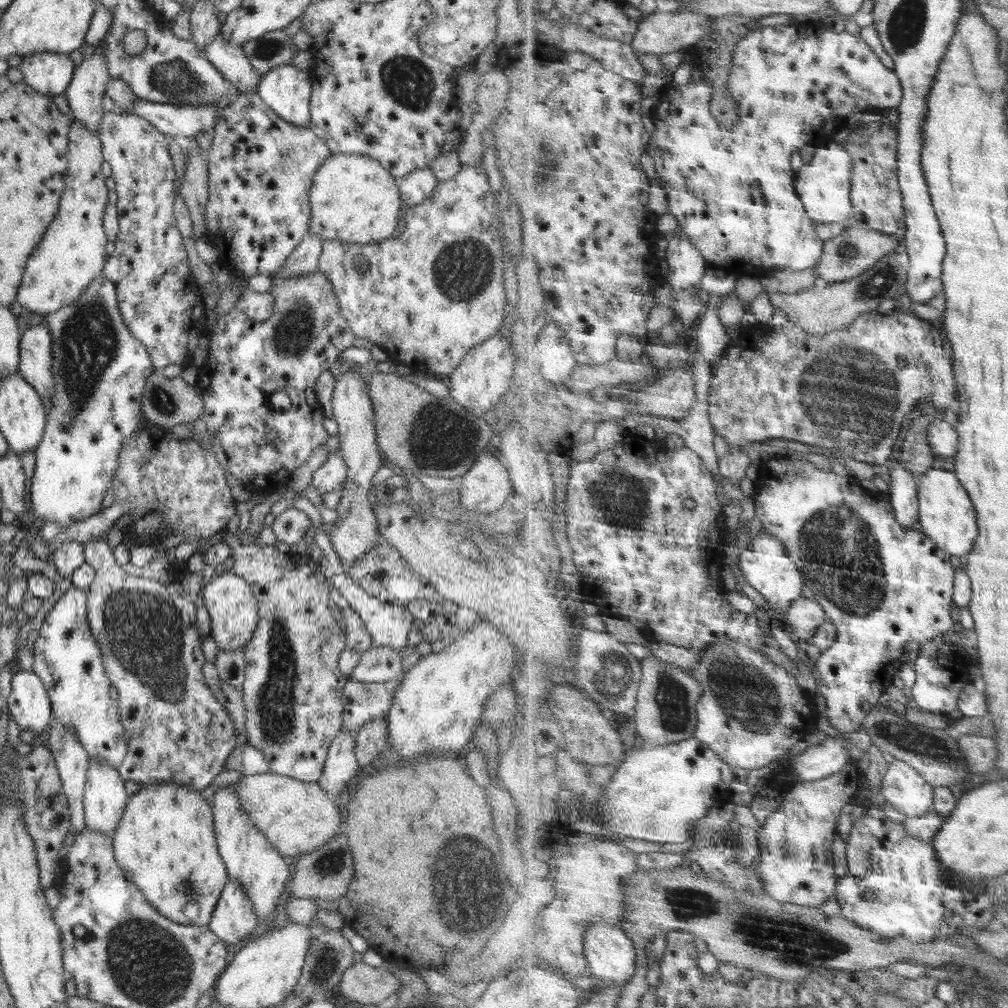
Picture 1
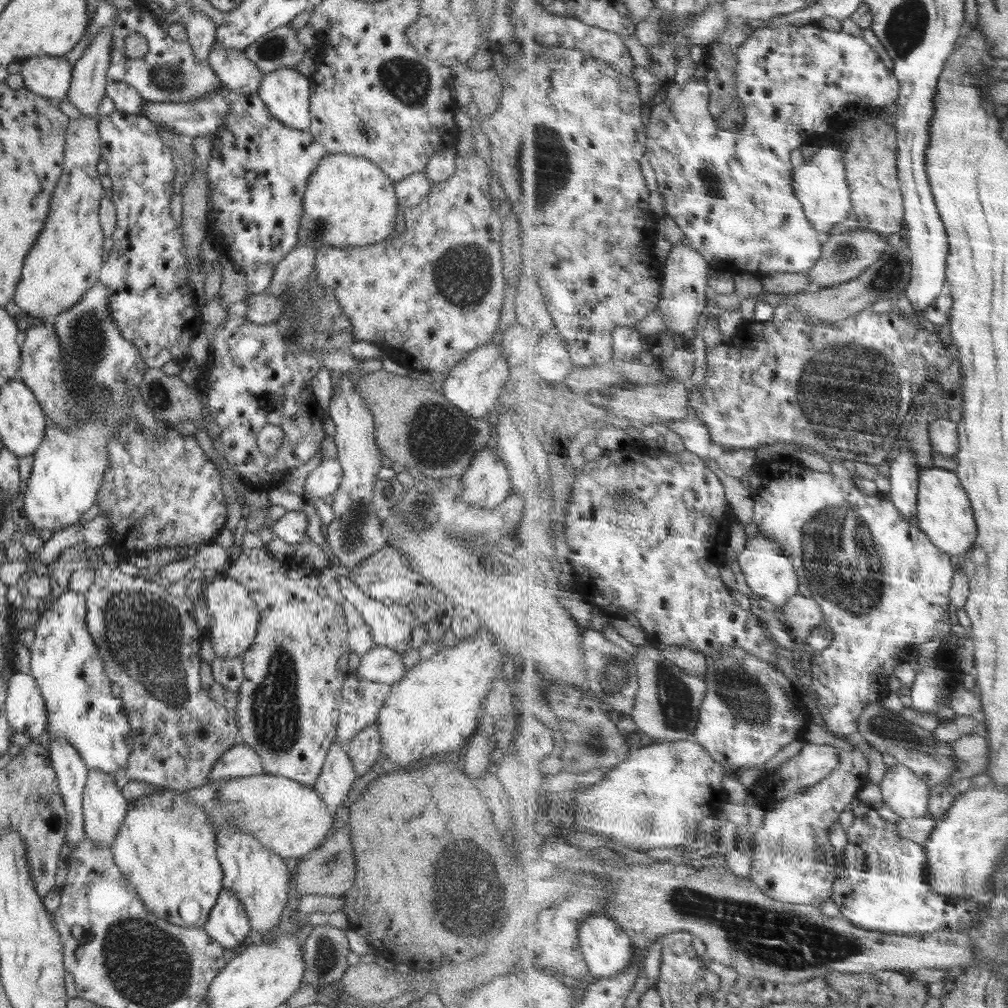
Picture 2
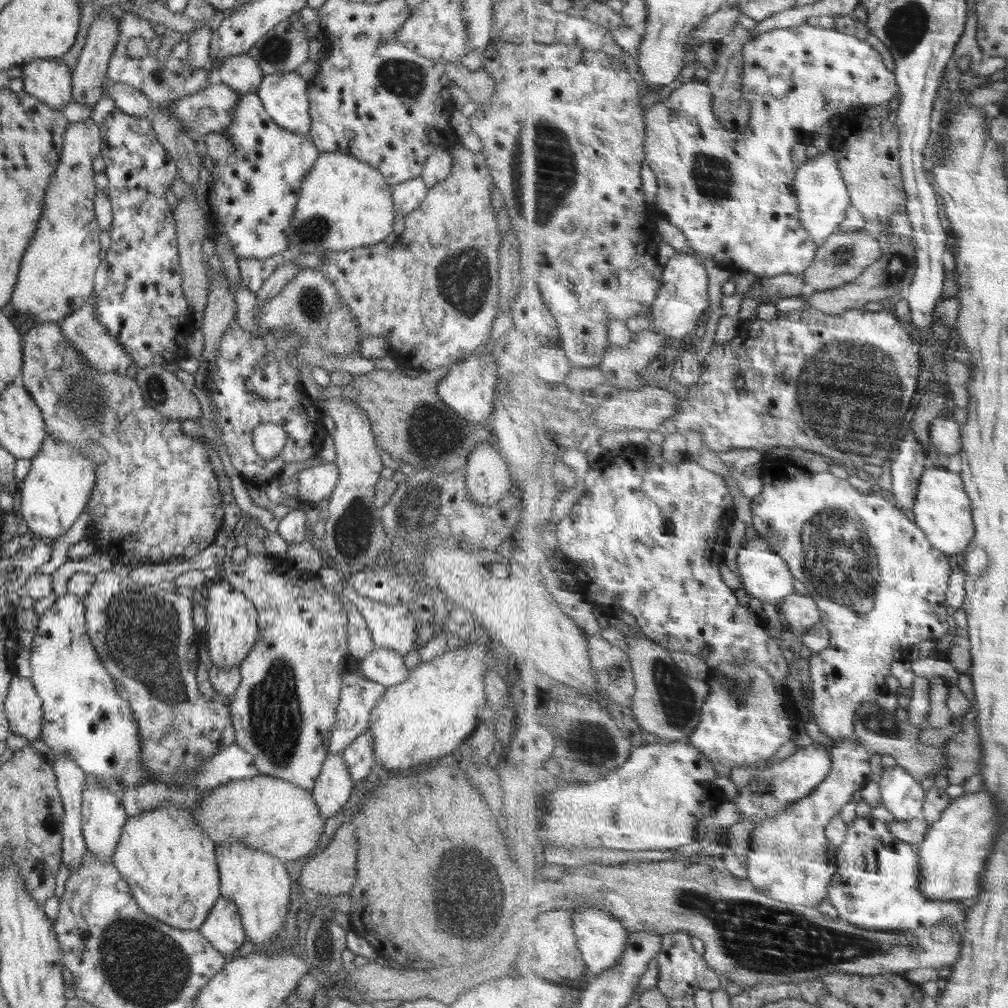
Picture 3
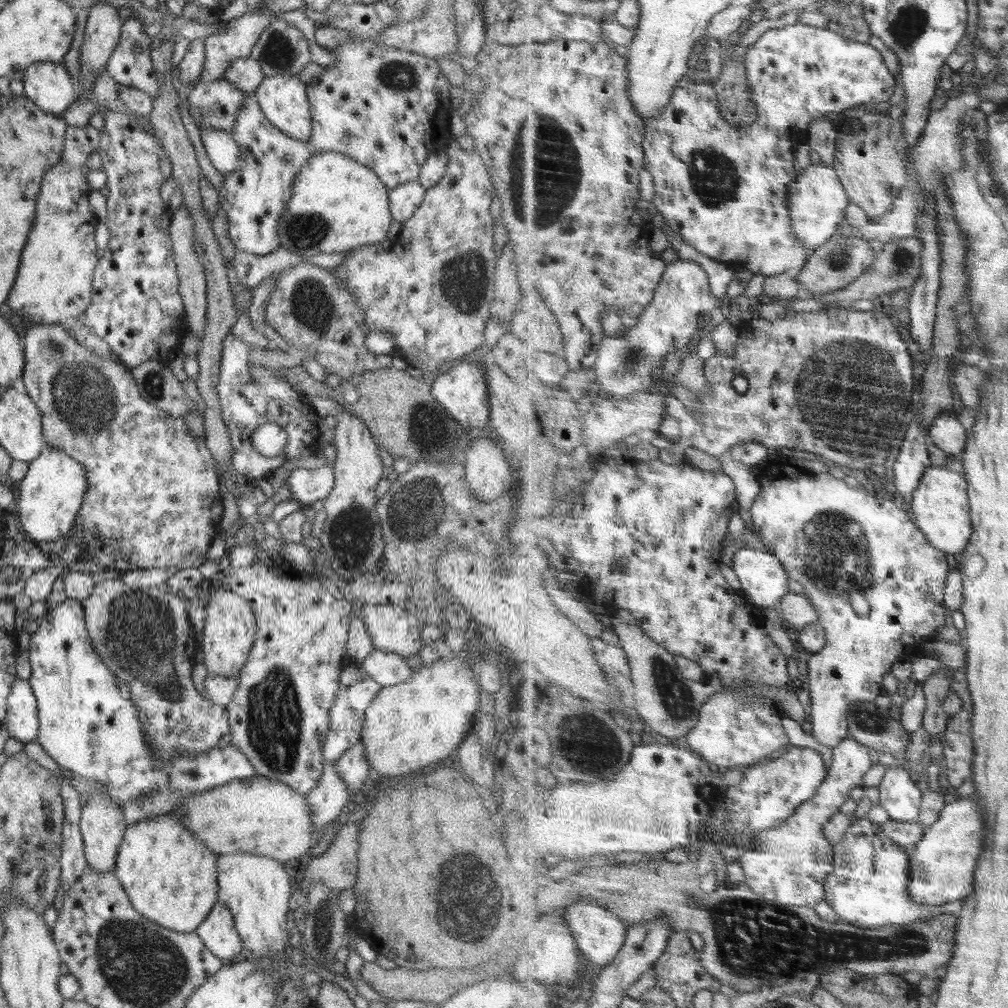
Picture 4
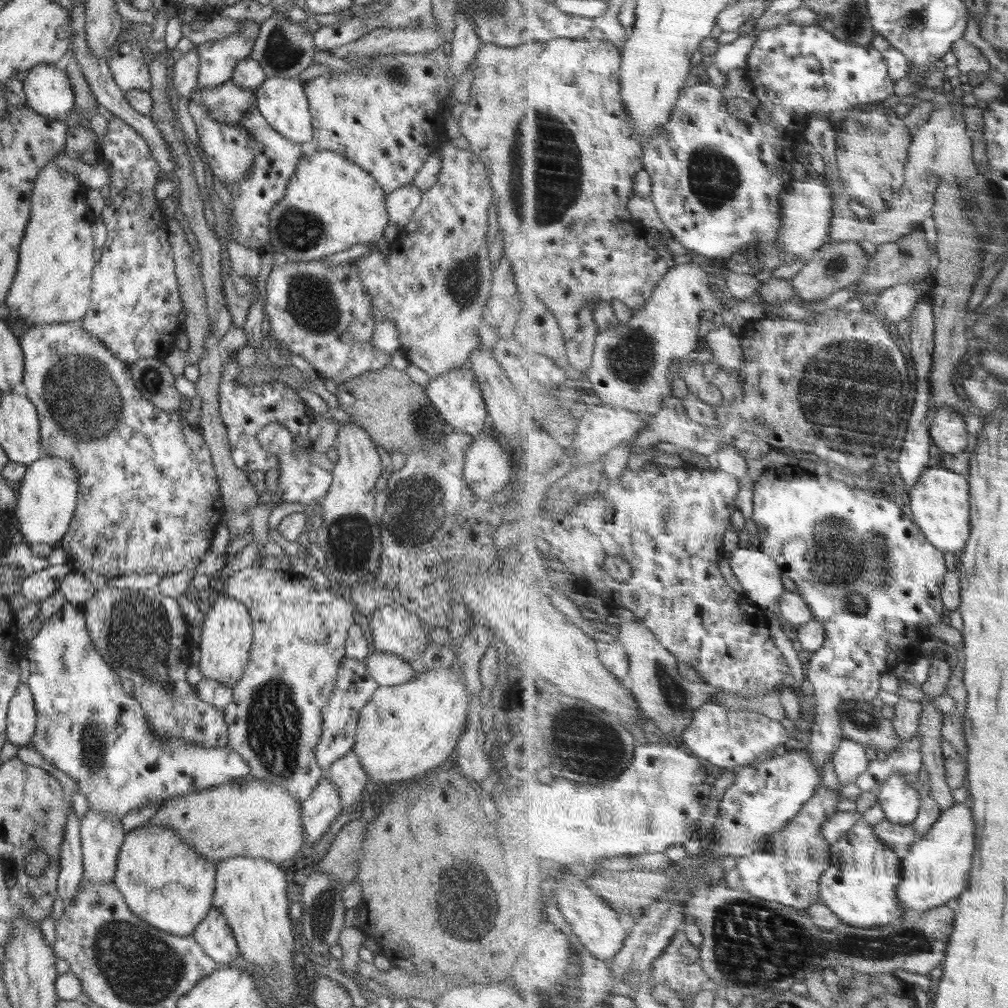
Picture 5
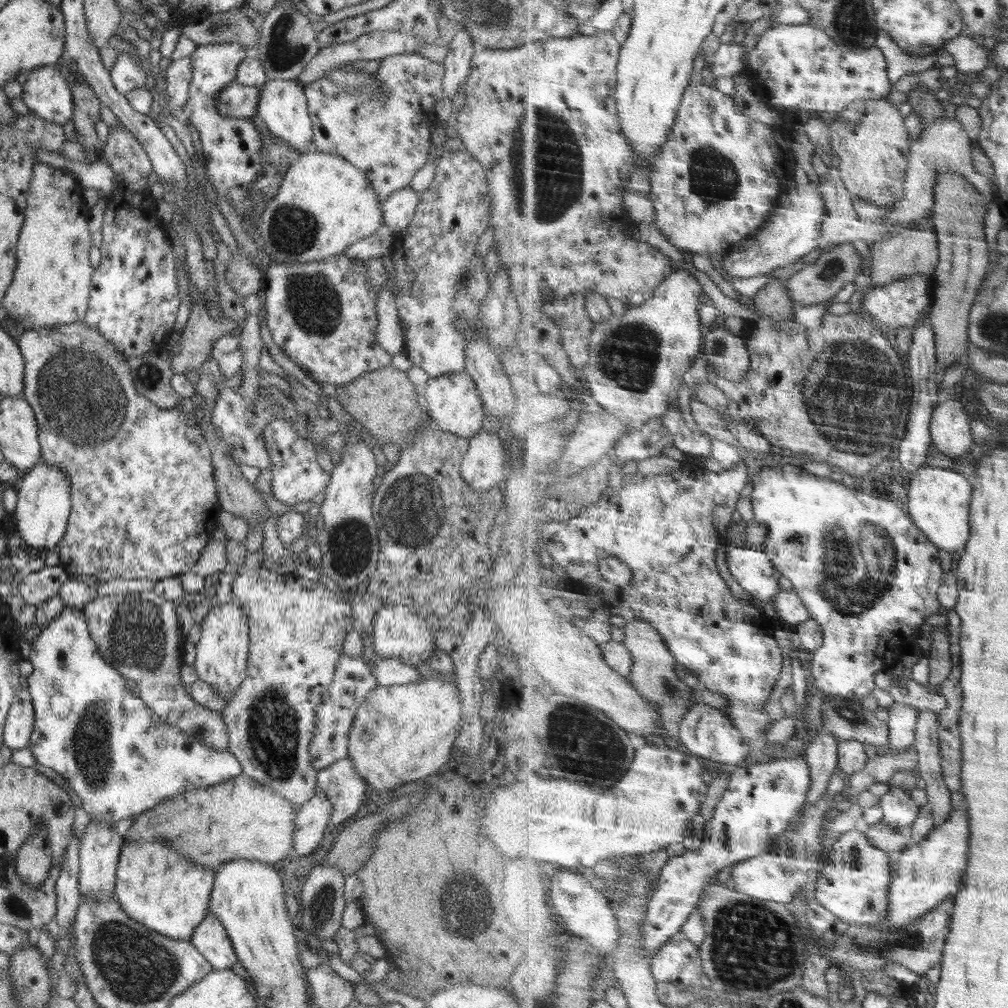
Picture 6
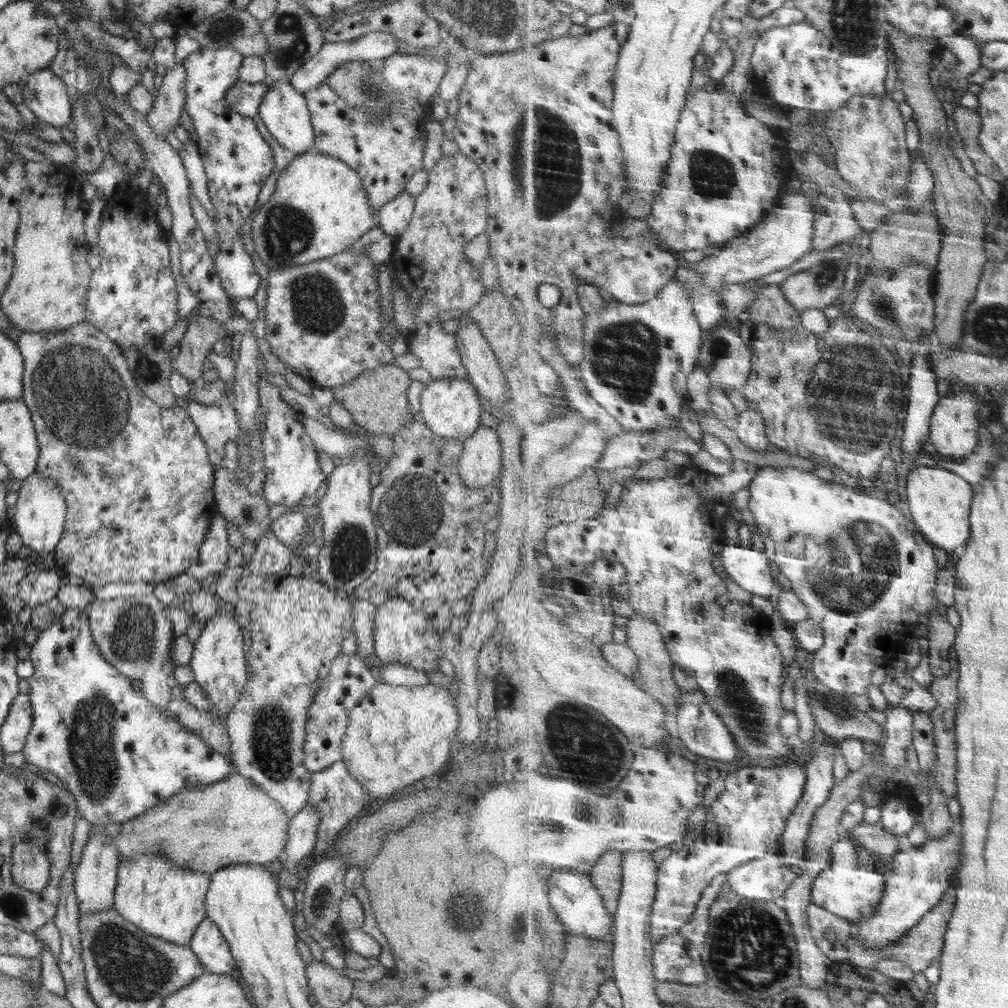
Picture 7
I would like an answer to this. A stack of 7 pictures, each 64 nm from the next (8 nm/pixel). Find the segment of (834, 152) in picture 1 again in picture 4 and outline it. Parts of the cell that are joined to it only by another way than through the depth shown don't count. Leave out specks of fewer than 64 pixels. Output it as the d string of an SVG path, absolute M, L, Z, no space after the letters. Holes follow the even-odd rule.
M824 160L820 164L810 165L802 170L790 190L794 231L797 232L799 240L812 251L812 255L820 246L826 245L838 234L840 222L844 222L844 218L847 218L847 209L851 204L850 195L837 169Z

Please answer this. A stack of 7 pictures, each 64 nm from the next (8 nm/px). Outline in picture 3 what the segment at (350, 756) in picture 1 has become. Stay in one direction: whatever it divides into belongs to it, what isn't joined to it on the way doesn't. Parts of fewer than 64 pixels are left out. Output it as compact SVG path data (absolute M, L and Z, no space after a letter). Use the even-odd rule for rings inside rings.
M327 754L320 775L316 778L312 797L324 819L337 815L348 802L355 781L344 763L343 754Z

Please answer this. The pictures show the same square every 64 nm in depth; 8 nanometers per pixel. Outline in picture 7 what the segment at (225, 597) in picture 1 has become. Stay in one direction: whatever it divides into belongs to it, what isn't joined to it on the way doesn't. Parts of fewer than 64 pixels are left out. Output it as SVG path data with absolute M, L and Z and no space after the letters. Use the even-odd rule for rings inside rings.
M218 611L206 621L199 638L193 642L193 647L189 667L194 673L194 681L198 682L210 699L210 714L223 722L248 680L244 631L232 611Z

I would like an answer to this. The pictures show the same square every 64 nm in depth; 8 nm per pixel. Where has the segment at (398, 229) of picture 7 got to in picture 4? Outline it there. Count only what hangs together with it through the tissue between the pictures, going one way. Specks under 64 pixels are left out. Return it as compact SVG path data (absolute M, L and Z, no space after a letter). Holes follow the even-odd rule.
M418 179L406 184L398 185L388 192L390 201L390 213L392 220L404 223L410 215L422 204L426 196L426 188L422 186Z

